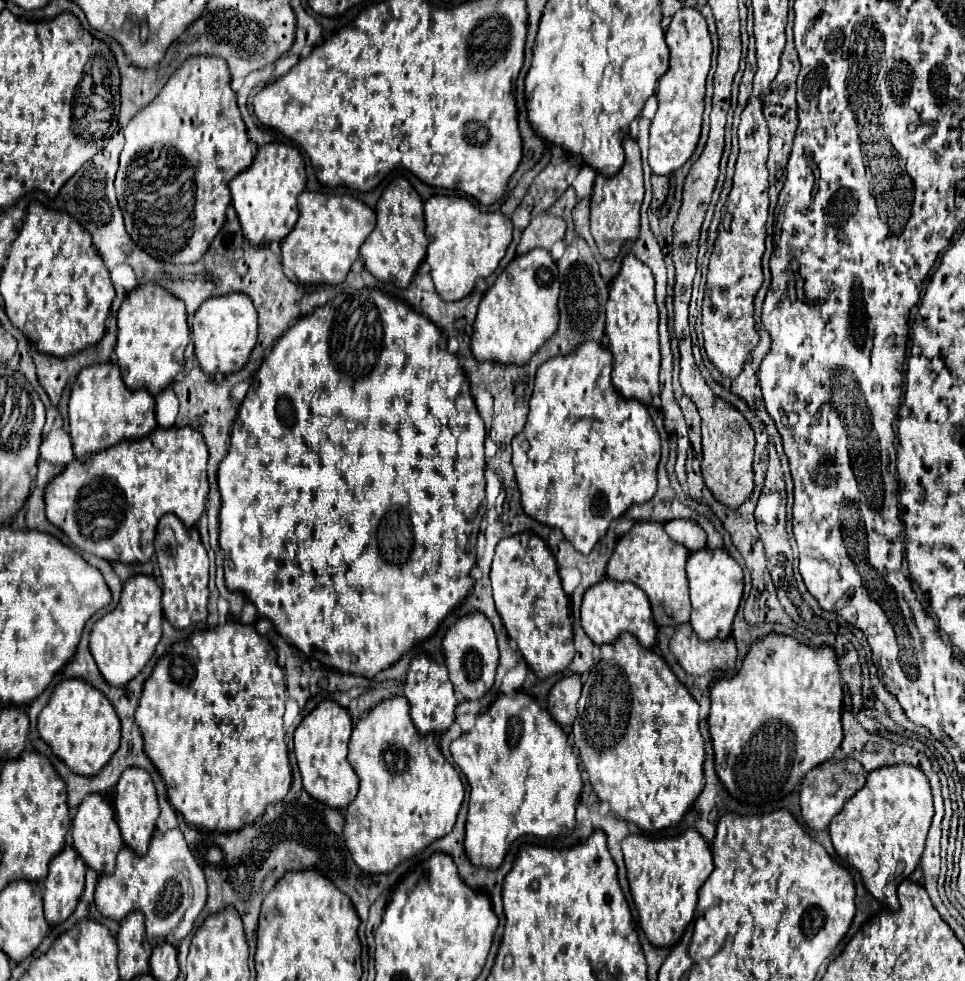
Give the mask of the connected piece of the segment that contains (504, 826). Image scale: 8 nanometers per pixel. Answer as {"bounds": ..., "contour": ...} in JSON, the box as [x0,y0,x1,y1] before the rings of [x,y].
{"bounds":[450,691,582,867],"contour":[[[516,691],[514,695],[500,695],[488,711],[476,717],[476,723],[468,733],[462,733],[456,741],[452,741],[450,751],[454,763],[470,783],[470,809],[464,847],[472,865],[500,867],[510,843],[520,835],[556,837],[564,829],[574,829],[574,813],[582,793],[578,759],[562,727],[524,691]]]}

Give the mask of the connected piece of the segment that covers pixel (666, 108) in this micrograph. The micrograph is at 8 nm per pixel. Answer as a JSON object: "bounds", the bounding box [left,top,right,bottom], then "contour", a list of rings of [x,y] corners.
{"bounds":[650,7,712,175],"contour":[[[692,7],[680,9],[666,29],[666,45],[670,49],[670,67],[658,81],[658,111],[650,125],[650,155],[652,173],[670,175],[678,171],[694,153],[704,111],[704,87],[710,71],[712,43],[706,19]]]}

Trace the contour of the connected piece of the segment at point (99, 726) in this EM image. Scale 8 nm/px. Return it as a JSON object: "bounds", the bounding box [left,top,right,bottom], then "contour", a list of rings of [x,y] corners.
{"bounds":[38,679,120,775],"contour":[[[64,679],[52,691],[46,707],[38,715],[38,733],[80,775],[96,775],[120,745],[120,719],[108,699],[84,679]]]}

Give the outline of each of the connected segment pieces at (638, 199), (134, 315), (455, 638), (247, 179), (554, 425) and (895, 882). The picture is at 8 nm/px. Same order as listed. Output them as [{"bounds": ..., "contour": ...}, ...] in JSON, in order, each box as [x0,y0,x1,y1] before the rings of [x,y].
[{"bounds":[590,139,644,259],"contour":[[[624,139],[624,155],[626,161],[622,169],[612,175],[596,175],[594,189],[592,189],[592,203],[590,203],[590,233],[598,245],[598,251],[606,259],[614,259],[624,241],[634,241],[640,229],[640,205],[644,199],[644,185],[642,185],[642,161],[640,161],[640,147],[634,139]]]},{"bounds":[116,283,190,397],"contour":[[[156,283],[138,285],[130,291],[118,311],[116,357],[122,379],[128,389],[146,387],[154,397],[172,385],[176,373],[184,367],[184,351],[190,341],[186,309],[180,299]]]},{"bounds":[442,611,498,699],"contour":[[[472,611],[460,617],[446,631],[442,647],[444,647],[446,667],[448,667],[454,691],[462,699],[480,699],[492,687],[496,667],[498,667],[498,645],[496,645],[496,633],[492,629],[490,619],[480,611]]]},{"bounds":[230,143,306,245],"contour":[[[268,143],[258,147],[258,153],[248,169],[230,181],[232,205],[238,213],[242,233],[252,245],[268,245],[282,241],[292,231],[298,209],[296,199],[306,185],[306,165],[302,153],[286,143]]]},{"bounds":[512,341,662,555],"contour":[[[584,341],[580,343],[570,355],[558,355],[548,359],[536,373],[536,383],[534,383],[534,391],[532,391],[532,399],[530,399],[530,413],[526,419],[526,427],[522,429],[522,433],[512,441],[512,465],[516,471],[516,483],[518,489],[522,493],[522,507],[524,511],[534,517],[536,521],[548,525],[548,527],[558,527],[562,531],[562,535],[572,543],[572,547],[576,551],[580,551],[582,555],[588,555],[594,545],[600,541],[600,537],[604,537],[606,529],[610,527],[610,523],[618,517],[624,515],[624,511],[634,505],[634,503],[646,503],[652,499],[652,495],[656,493],[656,471],[658,471],[658,463],[660,463],[660,455],[662,455],[662,445],[660,445],[660,435],[646,411],[646,407],[640,401],[634,399],[624,399],[612,385],[612,355],[606,347],[594,343],[594,341]]]},{"bounds":[832,765,932,909],"contour":[[[912,765],[880,767],[866,775],[866,785],[832,819],[832,845],[842,861],[860,871],[866,889],[880,903],[898,909],[896,887],[918,867],[932,815],[930,783],[920,769]]]}]

